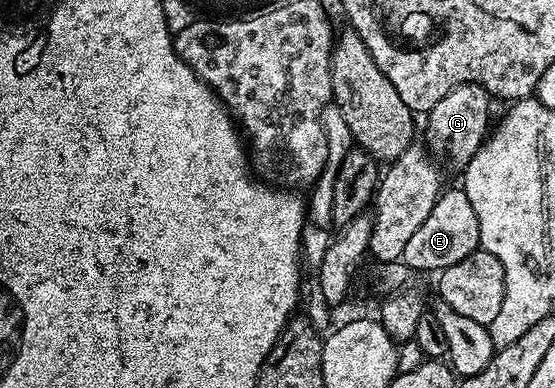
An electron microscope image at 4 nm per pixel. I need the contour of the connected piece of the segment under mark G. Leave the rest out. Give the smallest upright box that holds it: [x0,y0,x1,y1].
[425,84,493,170]

